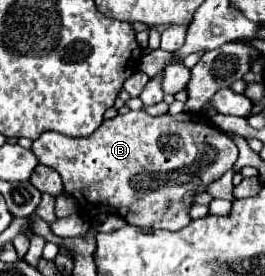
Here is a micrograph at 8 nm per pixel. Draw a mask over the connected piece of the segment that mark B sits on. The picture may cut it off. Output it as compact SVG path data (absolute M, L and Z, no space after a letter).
M145 111L119 113L113 119L105 119L89 137L43 133L33 141L31 151L37 155L39 163L61 175L65 193L71 193L81 207L85 199L85 205L91 205L97 211L117 213L131 225L169 231L177 231L191 221L187 213L193 205L193 195L205 191L211 181L225 175L237 161L235 143L201 113L179 113L175 117L171 113L153 117Z

